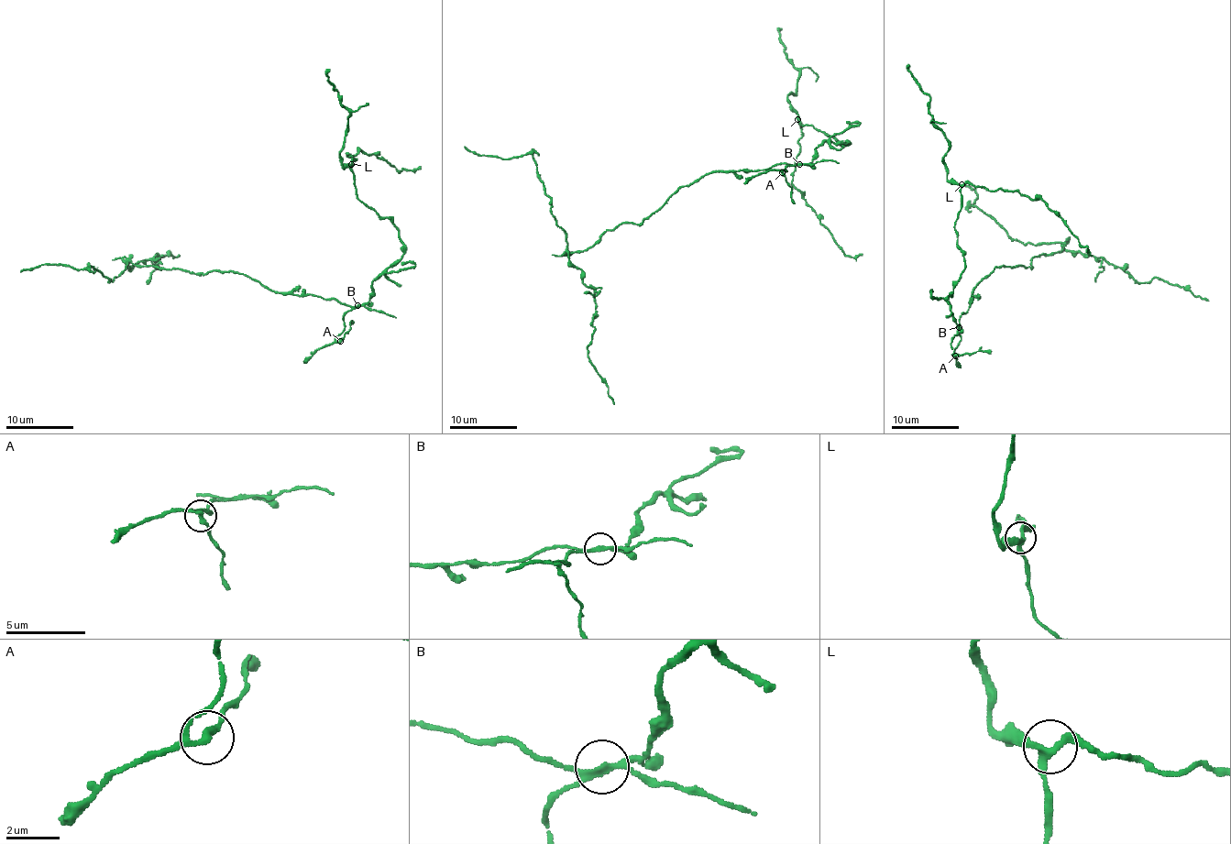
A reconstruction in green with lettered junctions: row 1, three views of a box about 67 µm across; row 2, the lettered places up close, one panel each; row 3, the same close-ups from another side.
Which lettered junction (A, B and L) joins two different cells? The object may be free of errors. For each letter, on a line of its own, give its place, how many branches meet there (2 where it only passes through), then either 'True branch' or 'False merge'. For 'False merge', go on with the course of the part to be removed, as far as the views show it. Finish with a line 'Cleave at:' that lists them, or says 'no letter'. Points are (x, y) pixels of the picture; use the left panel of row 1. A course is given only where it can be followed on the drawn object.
A: Place: (340, 341). Branches: 3. True branch
B: Place: (357, 305). Branches: 3. False merge. Course of the part to remove: (357, 306), (280, 294), (228, 270), (126, 264), (110, 281), (90, 268), (64, 265), (20, 271)
L: Place: (351, 164). Branches: 3. True branch
Cleave at: B

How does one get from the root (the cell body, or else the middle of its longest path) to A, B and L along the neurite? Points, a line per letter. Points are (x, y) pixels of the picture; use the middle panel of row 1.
A: (764, 169), (784, 163), (793, 164), (786, 167), (785, 171), (779, 169), (782, 172)
B: (764, 169), (784, 163), (800, 164)
L: (764, 169), (784, 163), (810, 162), (823, 142), (848, 143), (843, 146), (831, 136), (800, 126), (797, 119)

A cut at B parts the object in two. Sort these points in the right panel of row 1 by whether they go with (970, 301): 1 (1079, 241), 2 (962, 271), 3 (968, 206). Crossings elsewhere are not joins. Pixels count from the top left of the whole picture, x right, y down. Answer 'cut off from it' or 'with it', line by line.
1: cut off from it
2: cut off from it
3: with it

